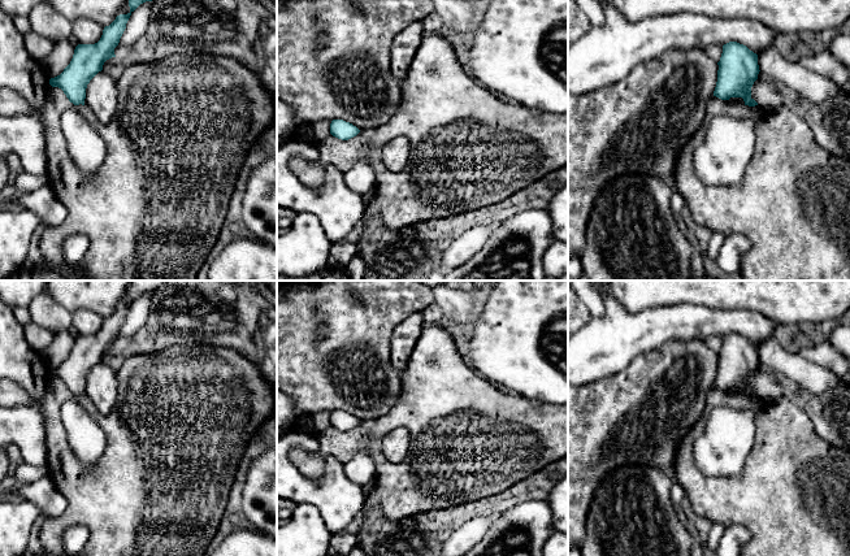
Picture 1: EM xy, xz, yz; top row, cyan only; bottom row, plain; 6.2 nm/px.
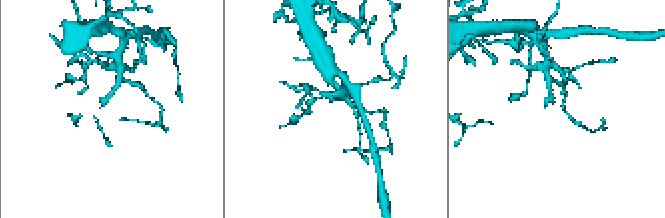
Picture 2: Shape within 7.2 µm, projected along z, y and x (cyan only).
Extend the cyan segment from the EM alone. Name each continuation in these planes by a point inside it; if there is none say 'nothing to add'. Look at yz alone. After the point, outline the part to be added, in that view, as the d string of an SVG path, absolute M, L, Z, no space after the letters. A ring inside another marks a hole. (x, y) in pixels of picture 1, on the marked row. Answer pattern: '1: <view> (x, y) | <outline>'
1: yz (720, 160) | M759 105L753 108L754 114L749 118L716 117L710 122L703 143L693 153L694 170L703 183L729 186L741 181L755 148L755 129L762 113Z

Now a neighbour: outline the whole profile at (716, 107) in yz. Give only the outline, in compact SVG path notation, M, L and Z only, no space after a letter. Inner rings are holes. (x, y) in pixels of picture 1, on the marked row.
M716 96L707 101L706 120L710 122L716 117L749 118L751 116L754 116L754 108L749 105L732 105Z

